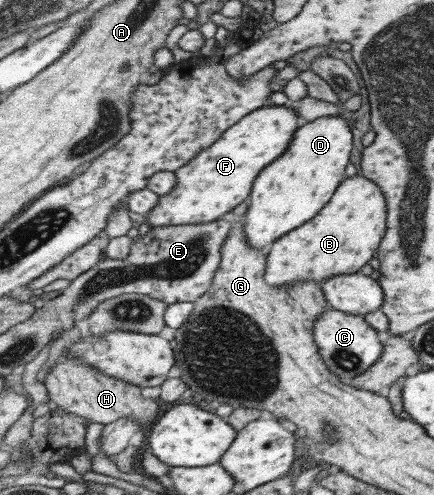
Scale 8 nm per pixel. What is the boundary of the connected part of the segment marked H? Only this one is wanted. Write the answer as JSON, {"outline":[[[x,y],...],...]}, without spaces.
{"outline":[[[61,356],[48,371],[46,388],[52,405],[102,425],[113,424],[119,418],[136,418],[143,430],[148,431],[148,424],[152,424],[160,412],[156,399],[144,398],[138,385],[108,375],[82,359],[66,359]]]}

